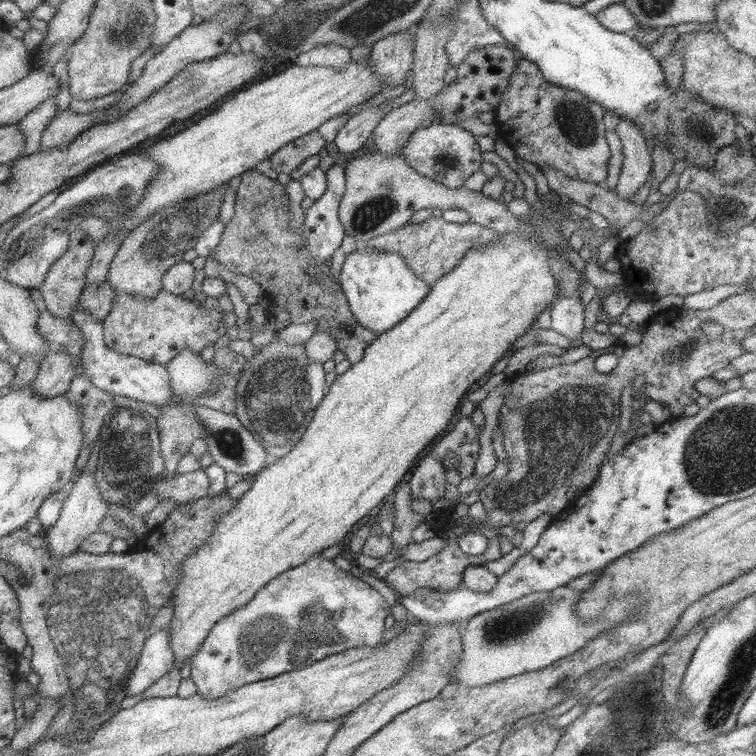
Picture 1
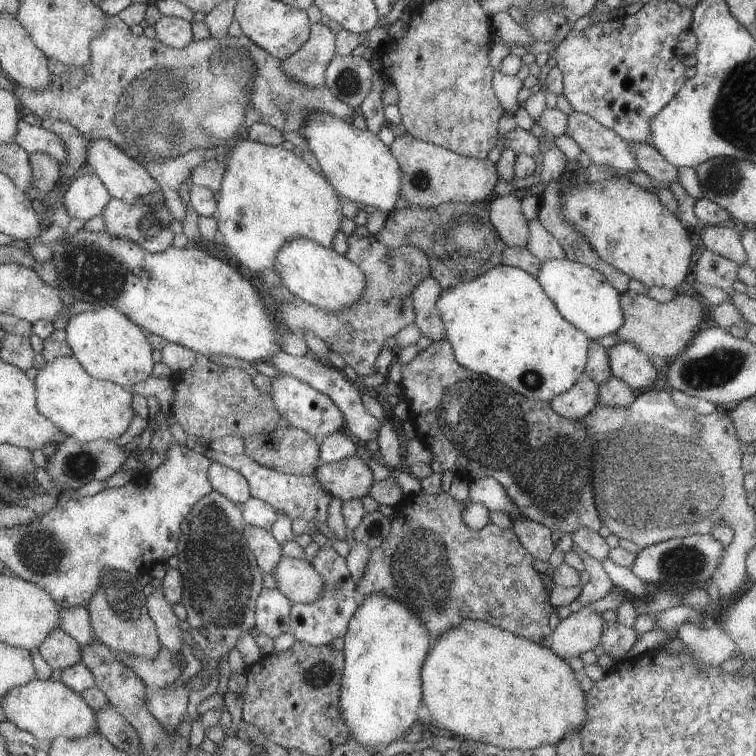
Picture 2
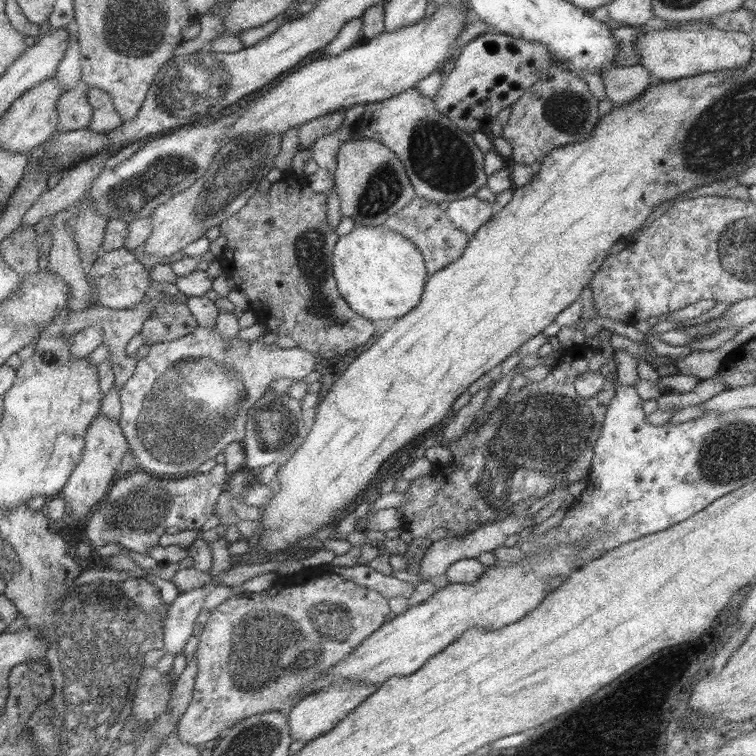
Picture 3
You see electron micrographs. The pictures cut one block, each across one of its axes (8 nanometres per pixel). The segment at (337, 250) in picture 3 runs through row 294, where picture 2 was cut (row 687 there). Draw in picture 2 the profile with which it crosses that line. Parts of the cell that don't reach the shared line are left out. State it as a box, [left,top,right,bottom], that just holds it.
[338,593,432,754]

